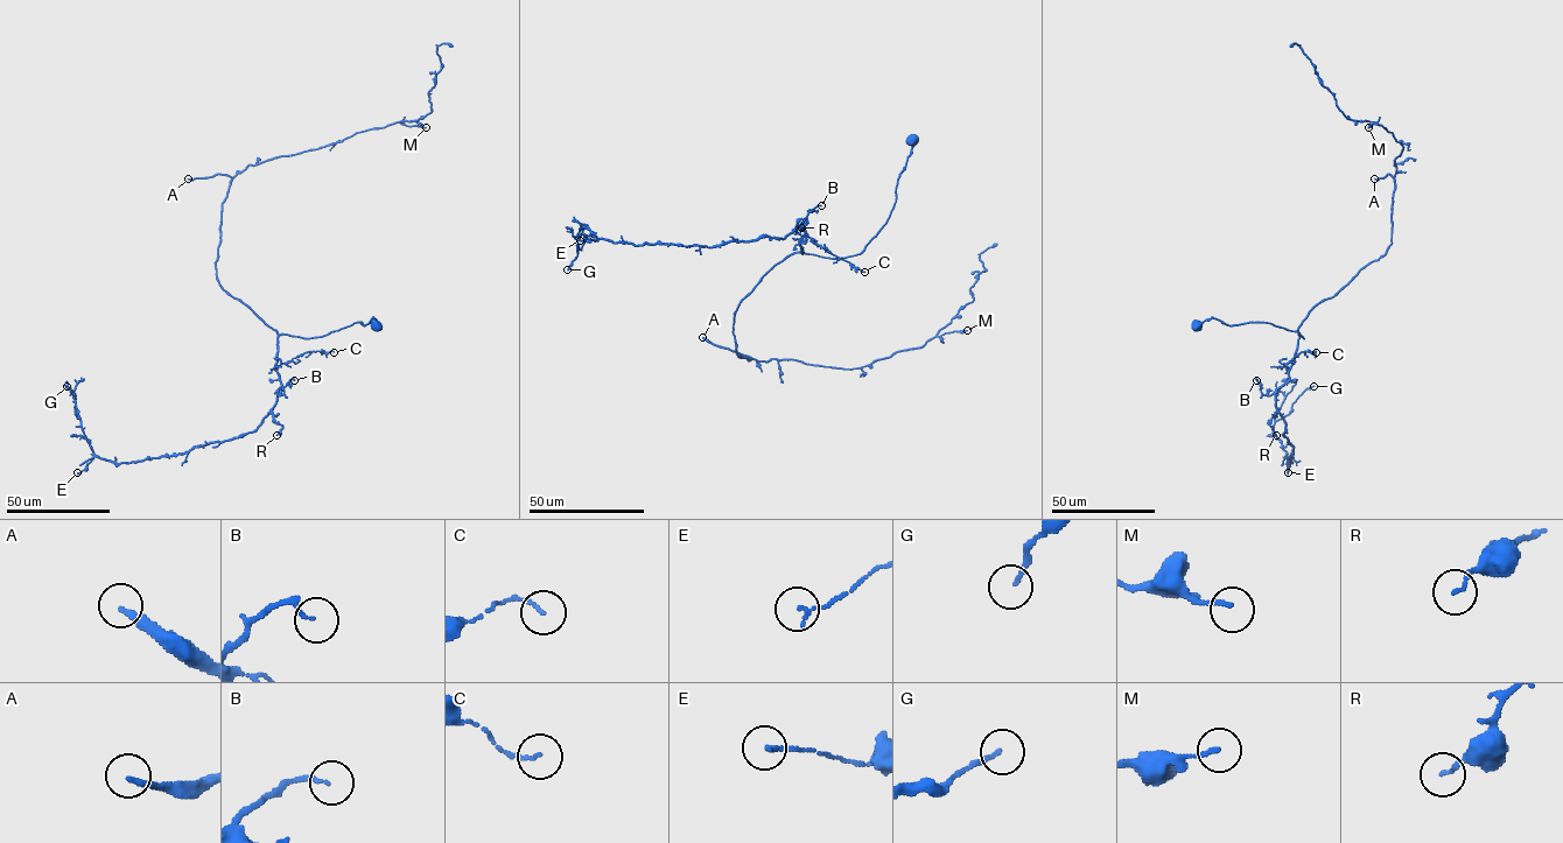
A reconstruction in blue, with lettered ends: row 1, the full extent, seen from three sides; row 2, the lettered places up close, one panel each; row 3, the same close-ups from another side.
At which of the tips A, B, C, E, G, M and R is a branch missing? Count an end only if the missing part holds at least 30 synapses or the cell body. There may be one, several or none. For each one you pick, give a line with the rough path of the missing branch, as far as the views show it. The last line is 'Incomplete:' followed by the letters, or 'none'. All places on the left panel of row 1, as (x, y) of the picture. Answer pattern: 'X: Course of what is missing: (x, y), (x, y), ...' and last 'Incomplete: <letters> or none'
Incomplete: A

